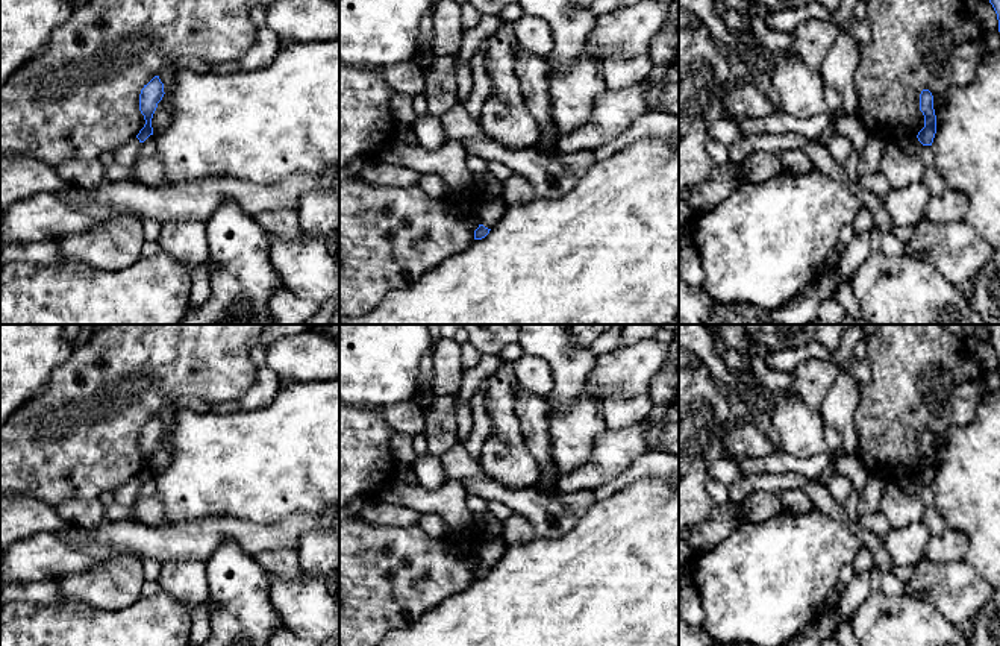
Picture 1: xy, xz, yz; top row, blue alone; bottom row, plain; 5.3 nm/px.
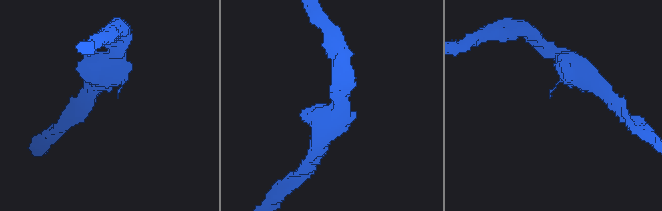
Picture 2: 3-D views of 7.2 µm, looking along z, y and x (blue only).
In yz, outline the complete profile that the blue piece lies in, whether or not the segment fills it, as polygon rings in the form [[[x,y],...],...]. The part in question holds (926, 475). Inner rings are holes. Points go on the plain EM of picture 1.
[[[923,429],[920,434],[920,450],[924,455],[924,467],[918,472],[917,478],[923,485],[932,485],[936,473],[936,455],[933,435],[929,429]]]

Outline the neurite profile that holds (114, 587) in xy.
[[[123,557],[85,573],[62,576],[61,591],[70,601],[83,602],[102,611],[120,611],[142,597],[142,584],[142,561]]]

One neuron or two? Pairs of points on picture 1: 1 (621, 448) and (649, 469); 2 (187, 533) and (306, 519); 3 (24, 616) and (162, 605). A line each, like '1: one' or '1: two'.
1: two
2: one
3: one

